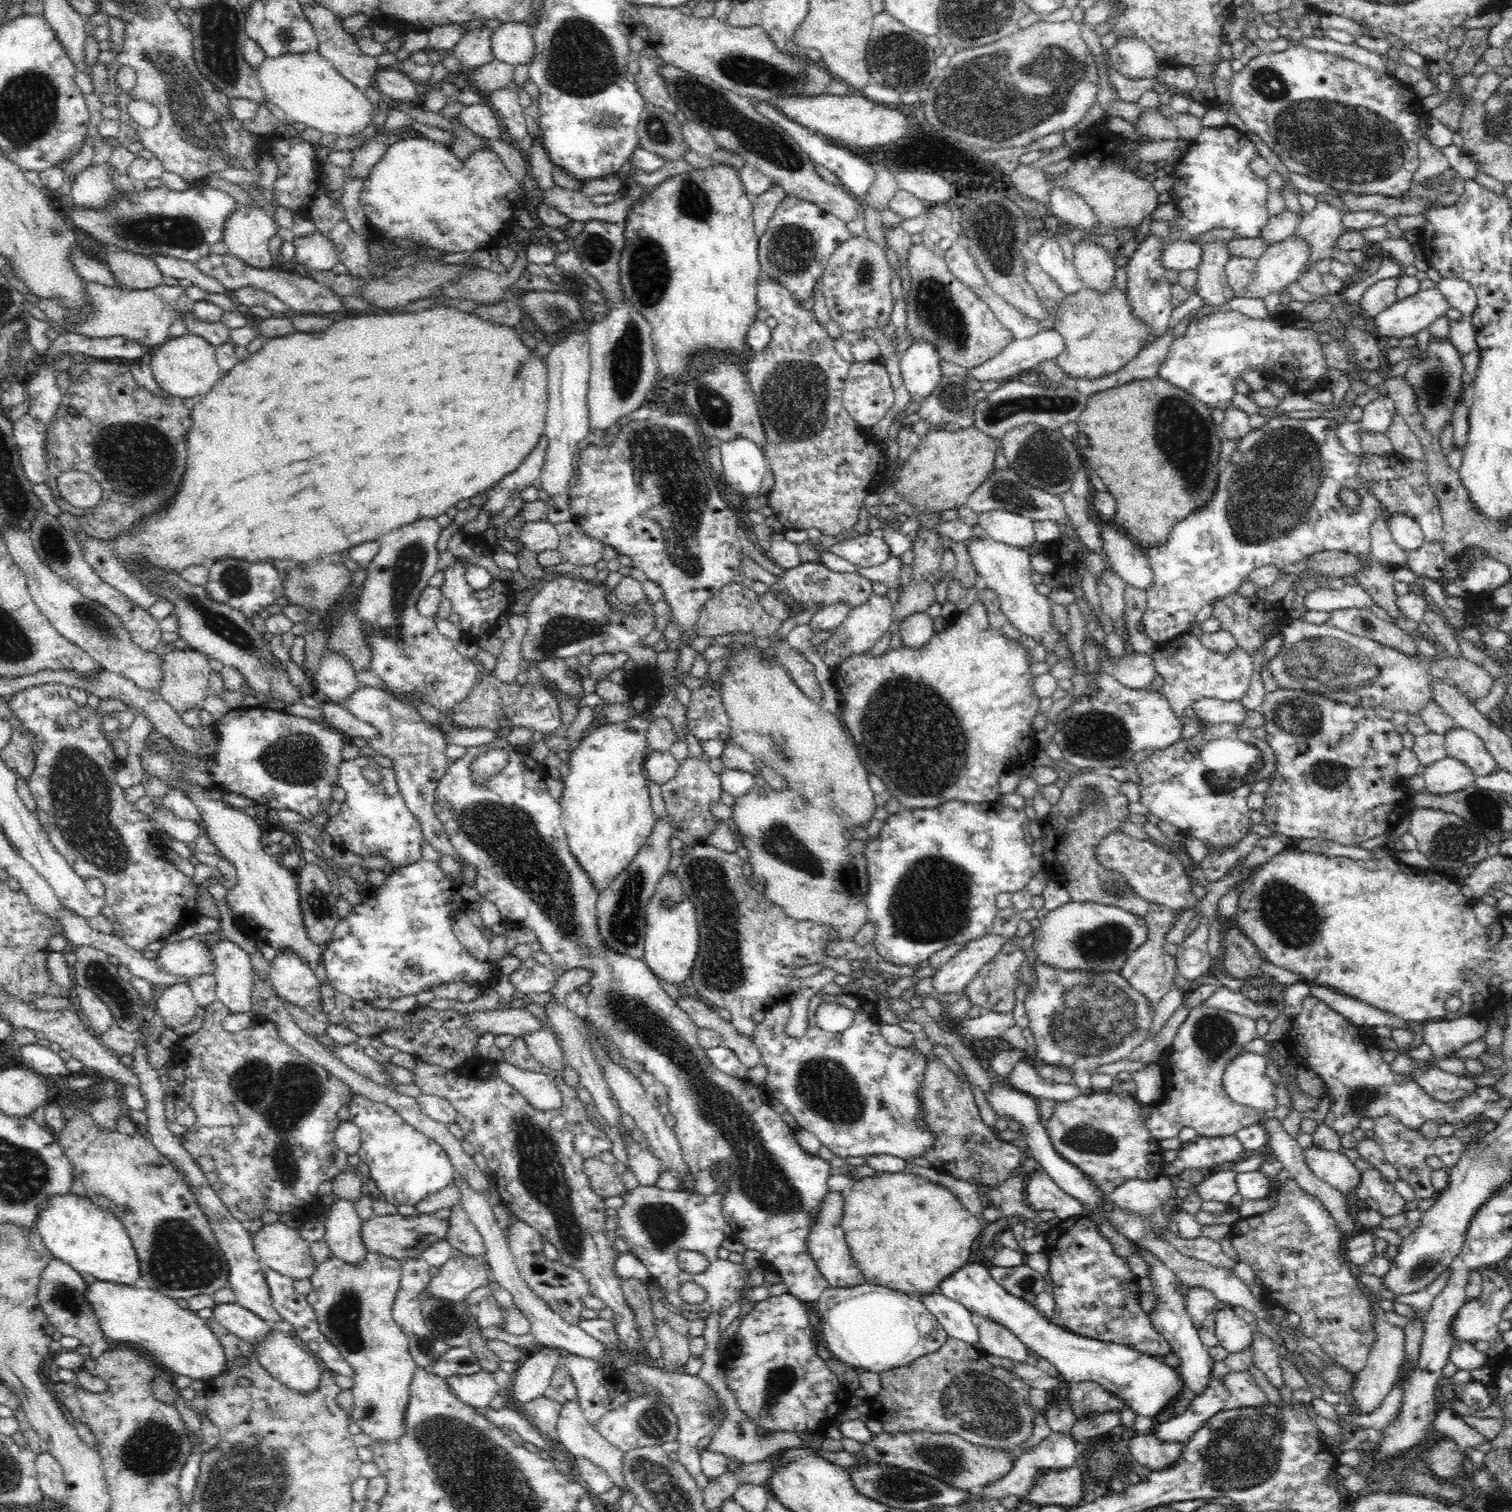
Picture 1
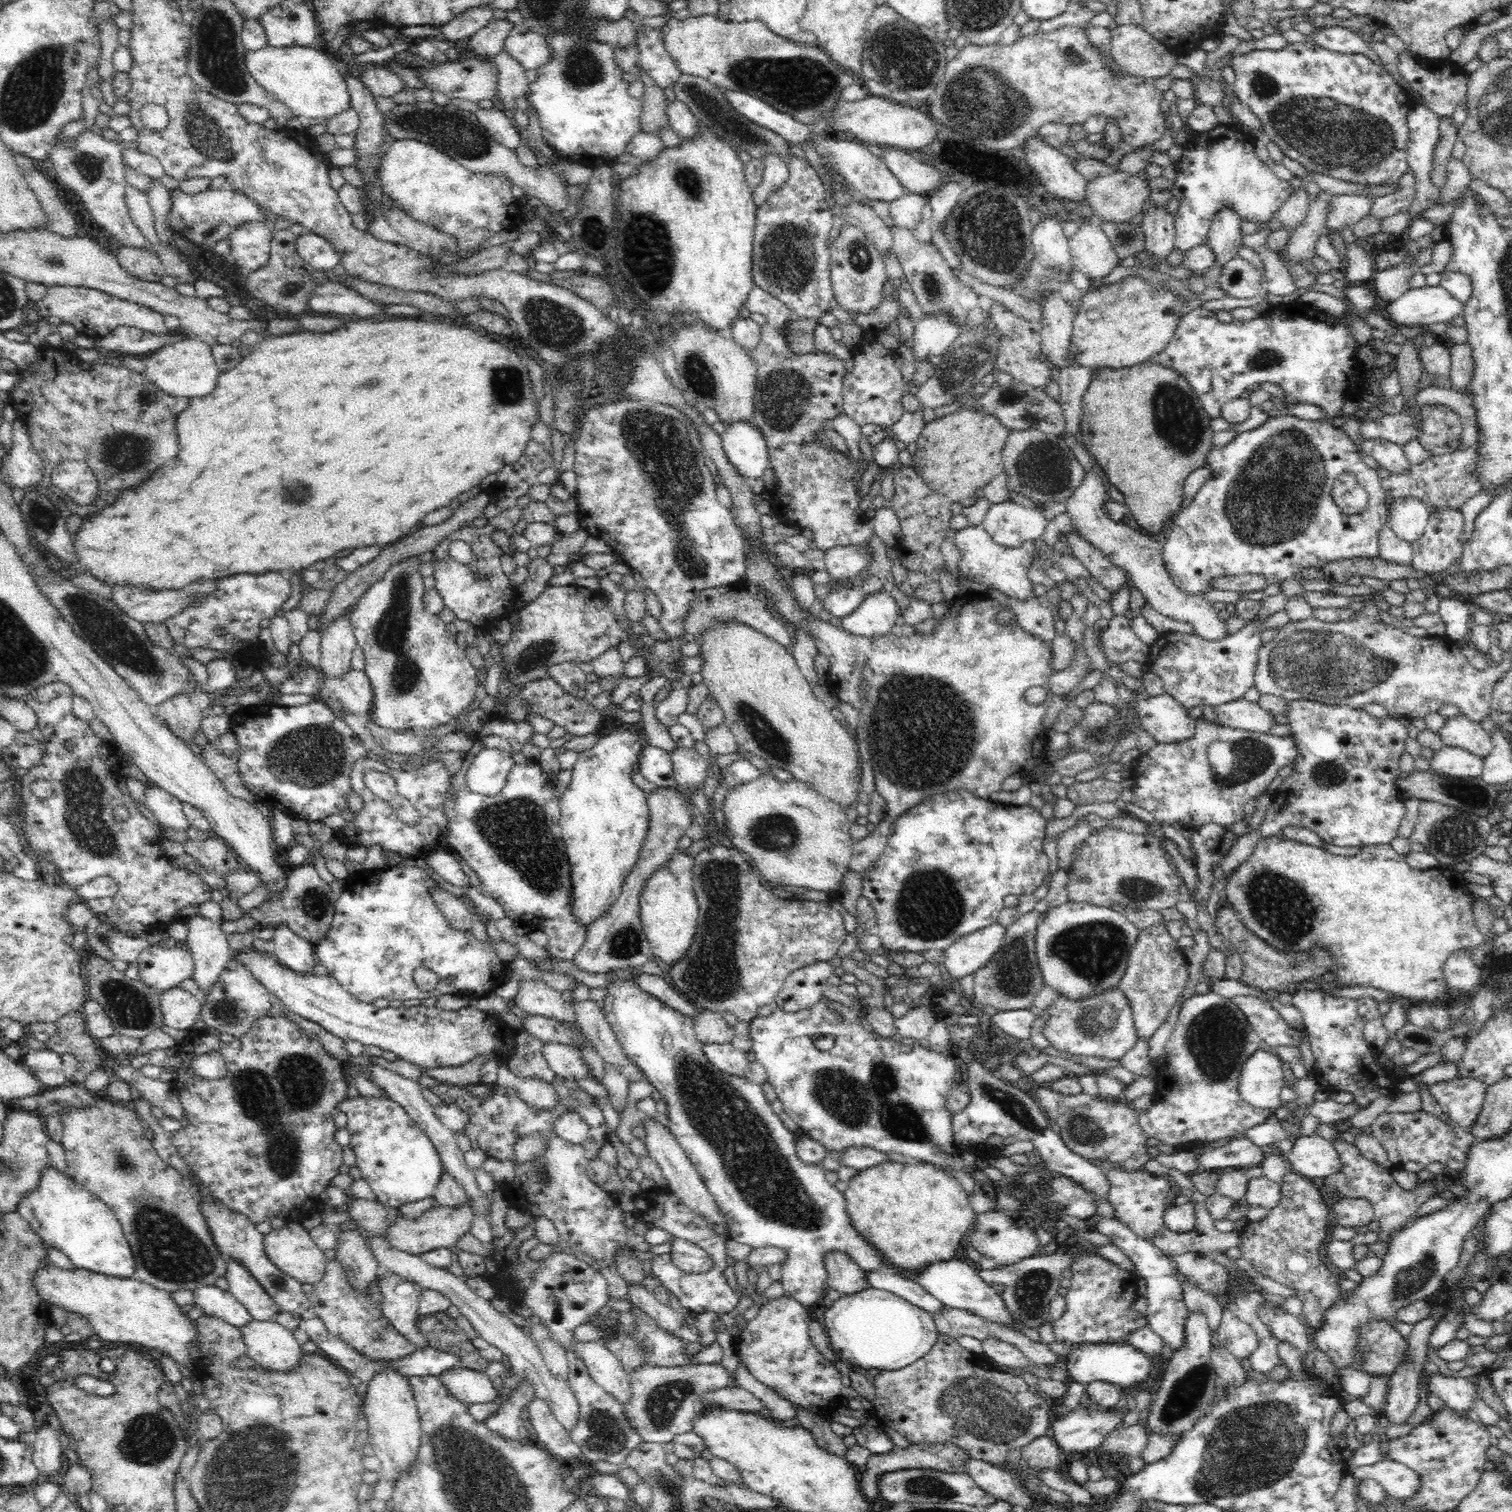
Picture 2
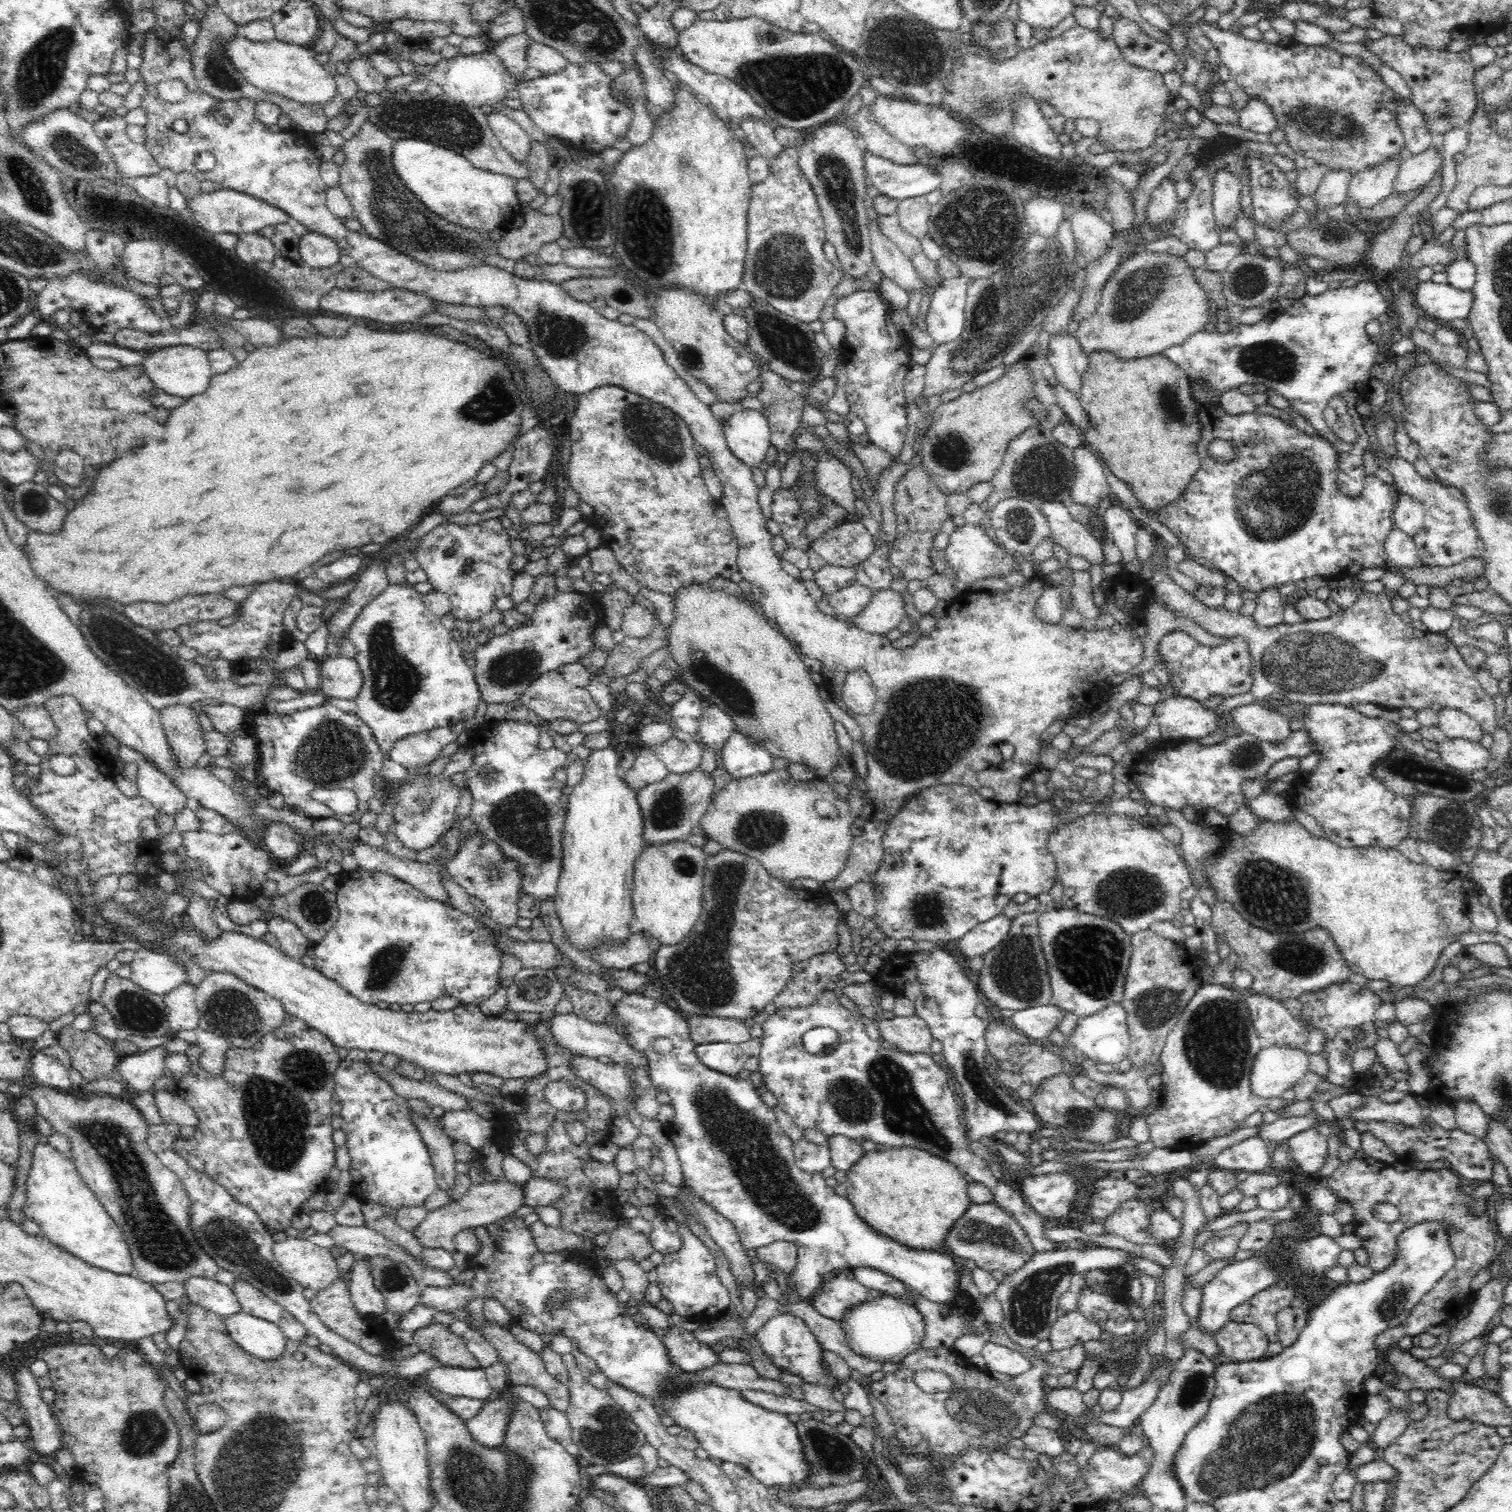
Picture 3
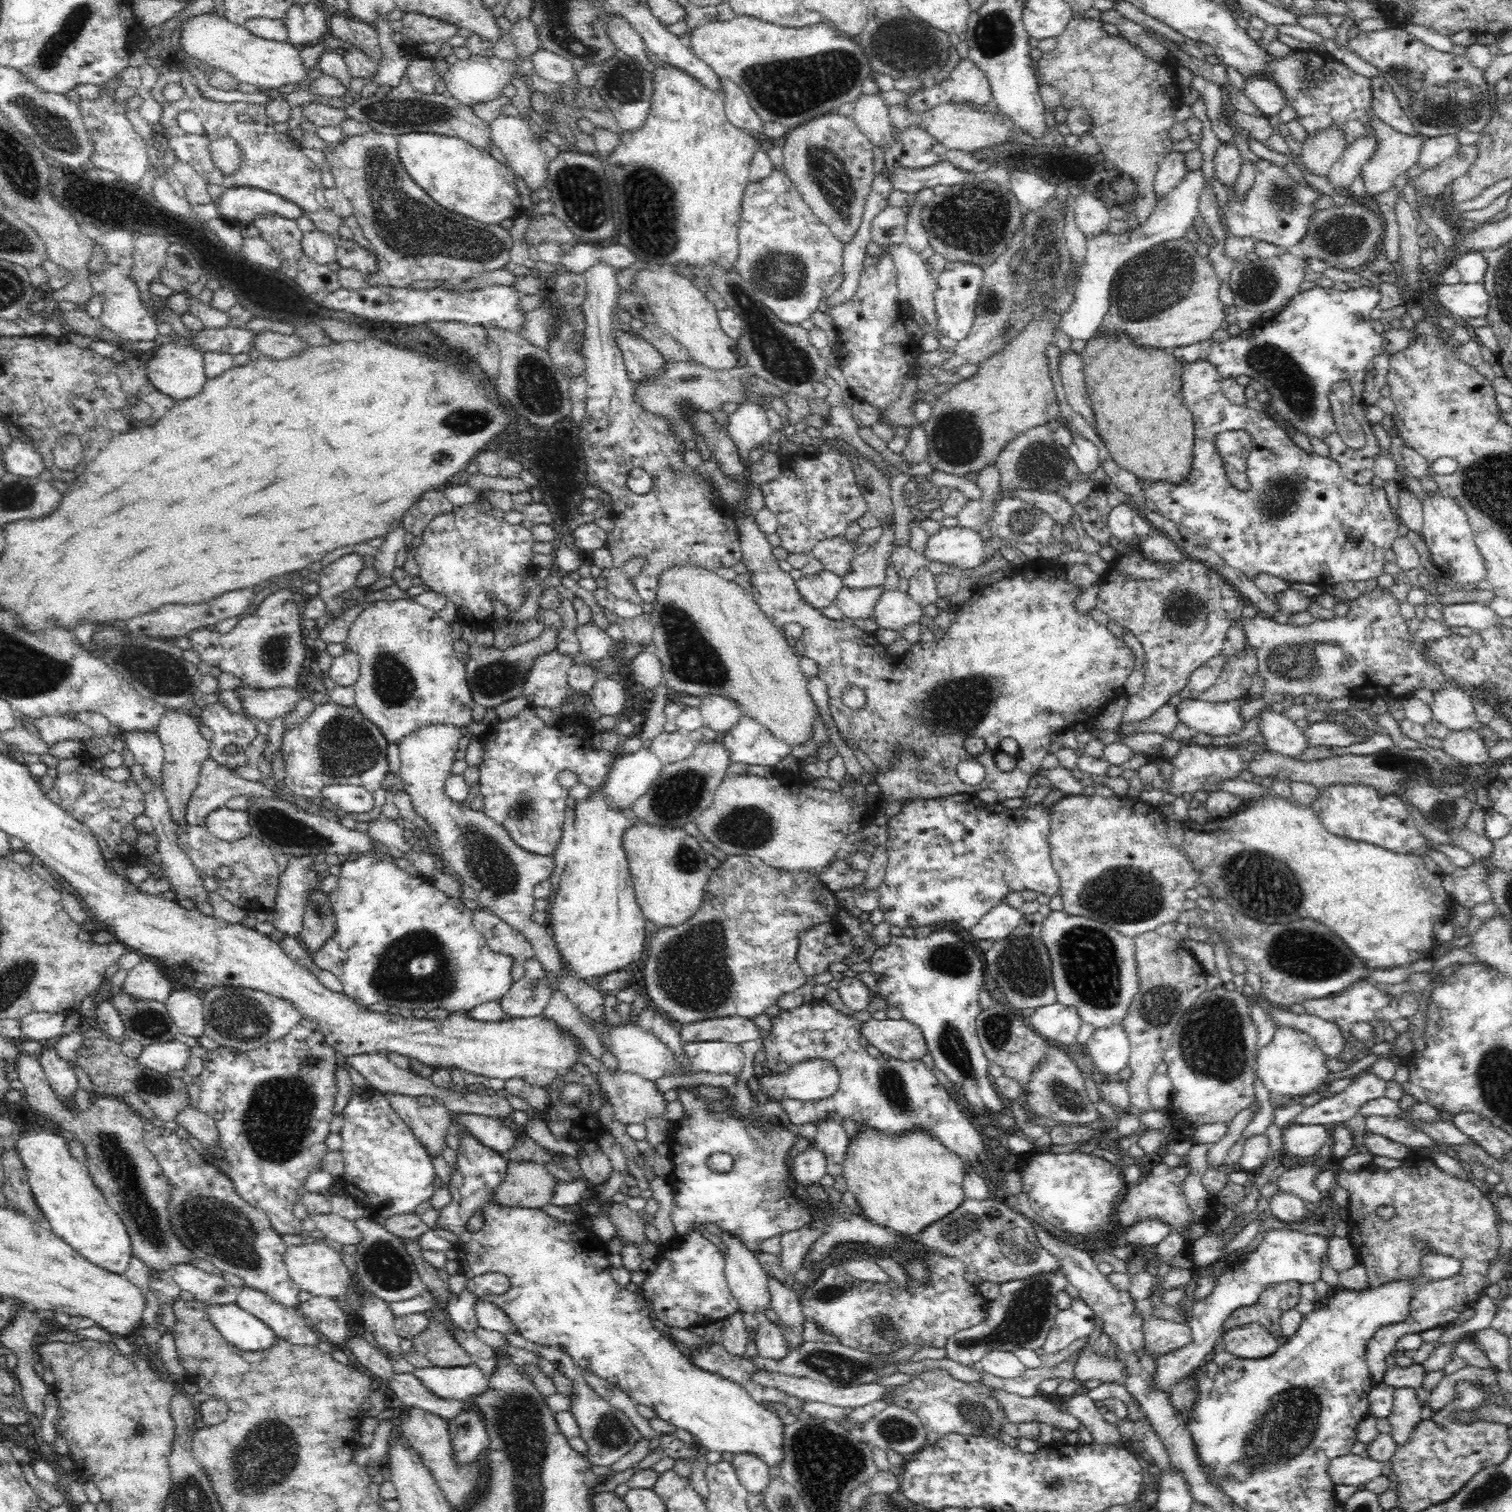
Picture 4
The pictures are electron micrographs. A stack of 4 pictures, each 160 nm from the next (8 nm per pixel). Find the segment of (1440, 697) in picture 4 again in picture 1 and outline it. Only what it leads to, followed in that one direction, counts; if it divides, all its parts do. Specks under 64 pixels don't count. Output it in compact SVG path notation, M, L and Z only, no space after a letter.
M1455 726L1443 735L1448 756L1470 767L1473 770L1474 778L1486 776L1496 768L1500 769L1484 741L1474 731Z

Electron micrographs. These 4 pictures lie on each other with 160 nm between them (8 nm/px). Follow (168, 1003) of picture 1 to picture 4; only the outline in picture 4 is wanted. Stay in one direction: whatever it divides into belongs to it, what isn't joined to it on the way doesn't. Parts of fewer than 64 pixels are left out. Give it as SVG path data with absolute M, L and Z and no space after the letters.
M178 988L169 995L165 1006L180 1034L193 1037L204 1034L206 1026L204 1004L198 993Z

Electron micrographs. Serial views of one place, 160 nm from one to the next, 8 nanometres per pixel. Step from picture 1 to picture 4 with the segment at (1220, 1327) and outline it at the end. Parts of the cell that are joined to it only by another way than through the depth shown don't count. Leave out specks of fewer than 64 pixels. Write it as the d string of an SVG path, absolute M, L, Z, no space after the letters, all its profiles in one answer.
M1256 1322L1224 1332L1218 1343L1242 1359L1267 1358L1279 1348L1277 1339Z

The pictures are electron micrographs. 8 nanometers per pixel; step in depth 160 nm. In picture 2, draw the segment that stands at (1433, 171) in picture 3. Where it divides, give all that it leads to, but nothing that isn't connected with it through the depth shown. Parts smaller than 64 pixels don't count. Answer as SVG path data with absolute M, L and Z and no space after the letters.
M1408 168L1406 172L1402 174L1402 178L1398 179L1395 183L1397 189L1390 194L1376 197L1372 202L1372 208L1370 208L1368 215L1376 218L1386 218L1392 216L1392 214L1398 214L1401 211L1408 211L1412 200L1414 200L1414 194L1416 194L1415 175Z

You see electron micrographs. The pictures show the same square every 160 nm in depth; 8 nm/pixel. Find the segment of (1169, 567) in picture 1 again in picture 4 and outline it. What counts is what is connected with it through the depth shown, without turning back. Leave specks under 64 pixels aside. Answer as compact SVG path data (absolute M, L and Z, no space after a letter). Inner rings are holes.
M1206 360L1186 363L1182 373L1184 407L1192 413L1195 425L1194 460L1188 476L1180 483L1146 481L1138 479L1153 509L1175 524L1184 526L1200 537L1208 548L1218 553L1228 566L1234 567L1250 579L1259 574L1270 574L1289 584L1304 582L1322 588L1338 582L1362 582L1384 574L1386 553L1398 538L1401 521L1390 506L1387 492L1370 483L1360 486L1352 482L1332 458L1322 458L1306 453L1290 439L1270 415L1248 408L1245 404L1233 404L1221 392L1218 370ZM1244 433L1250 436L1252 448L1247 459L1247 475L1250 490L1238 490L1228 480L1224 460L1215 446L1220 435Z

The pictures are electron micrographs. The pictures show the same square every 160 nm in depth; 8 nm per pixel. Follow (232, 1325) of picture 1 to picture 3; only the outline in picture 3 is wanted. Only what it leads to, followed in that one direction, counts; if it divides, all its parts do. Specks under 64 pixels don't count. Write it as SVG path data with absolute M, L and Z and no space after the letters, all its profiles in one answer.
M191 1276L183 1283L185 1294L192 1303L219 1314L221 1317L241 1311L241 1304L232 1290L232 1286L224 1285L212 1278Z

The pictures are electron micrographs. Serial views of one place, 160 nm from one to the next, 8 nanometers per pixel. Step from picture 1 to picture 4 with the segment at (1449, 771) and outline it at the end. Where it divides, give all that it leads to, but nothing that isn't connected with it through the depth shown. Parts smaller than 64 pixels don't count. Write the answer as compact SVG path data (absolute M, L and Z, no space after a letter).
M1460 729L1450 731L1442 739L1442 749L1452 758L1467 765L1482 765L1490 763L1490 749L1484 743L1484 737L1478 730Z

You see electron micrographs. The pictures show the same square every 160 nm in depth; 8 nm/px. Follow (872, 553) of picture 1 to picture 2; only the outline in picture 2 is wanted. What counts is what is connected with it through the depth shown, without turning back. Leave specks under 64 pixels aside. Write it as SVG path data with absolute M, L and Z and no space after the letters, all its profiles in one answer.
M834 546L825 553L825 568L836 580L852 578L859 575L863 568L868 568L871 556L870 546Z

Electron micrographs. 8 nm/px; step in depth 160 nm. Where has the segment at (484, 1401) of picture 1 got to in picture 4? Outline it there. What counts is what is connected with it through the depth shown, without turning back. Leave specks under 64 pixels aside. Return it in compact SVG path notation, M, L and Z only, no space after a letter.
M478 1366L418 1368L413 1371L430 1393L446 1400L468 1401L488 1390L490 1378Z

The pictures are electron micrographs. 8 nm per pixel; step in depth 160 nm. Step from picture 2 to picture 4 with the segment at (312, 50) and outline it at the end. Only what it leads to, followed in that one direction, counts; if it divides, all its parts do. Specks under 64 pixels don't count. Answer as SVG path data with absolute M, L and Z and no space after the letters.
M203 13L186 19L179 26L180 45L188 55L229 72L239 83L253 84L264 88L280 88L286 84L303 82L308 73L300 55L300 47L288 42L264 40L251 34L245 25L236 25L216 13Z

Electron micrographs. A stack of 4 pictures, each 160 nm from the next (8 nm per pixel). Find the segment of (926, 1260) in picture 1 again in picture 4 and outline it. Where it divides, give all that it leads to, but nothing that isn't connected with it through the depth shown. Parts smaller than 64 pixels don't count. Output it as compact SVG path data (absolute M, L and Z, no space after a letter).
M859 1124L859 1127L856 1136L850 1138L842 1176L847 1190L855 1194L862 1214L872 1222L898 1235L919 1234L962 1204L966 1164L926 1129L917 1128L889 1136L868 1125Z

